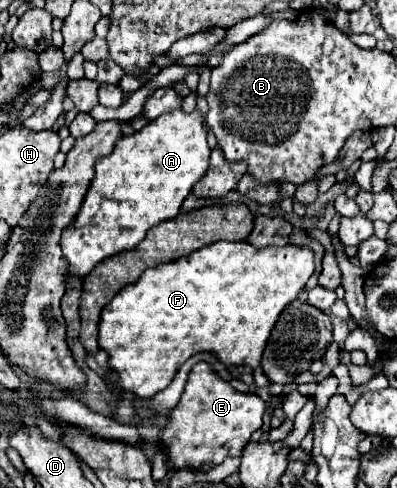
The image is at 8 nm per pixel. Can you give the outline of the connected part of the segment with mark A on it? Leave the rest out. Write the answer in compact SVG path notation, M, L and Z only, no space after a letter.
M177 110L171 114L161 114L159 118L151 120L143 130L135 132L133 136L123 136L115 144L115 150L109 156L97 158L95 178L91 180L91 186L81 204L81 210L77 218L63 230L63 236L61 236L63 256L69 262L65 278L69 280L71 276L75 276L83 280L103 258L113 256L121 250L135 248L145 238L151 226L163 220L175 218L179 214L183 200L189 196L193 184L207 172L209 154L211 154L211 148L207 144L207 128L203 126L201 114L197 110L191 114Z

